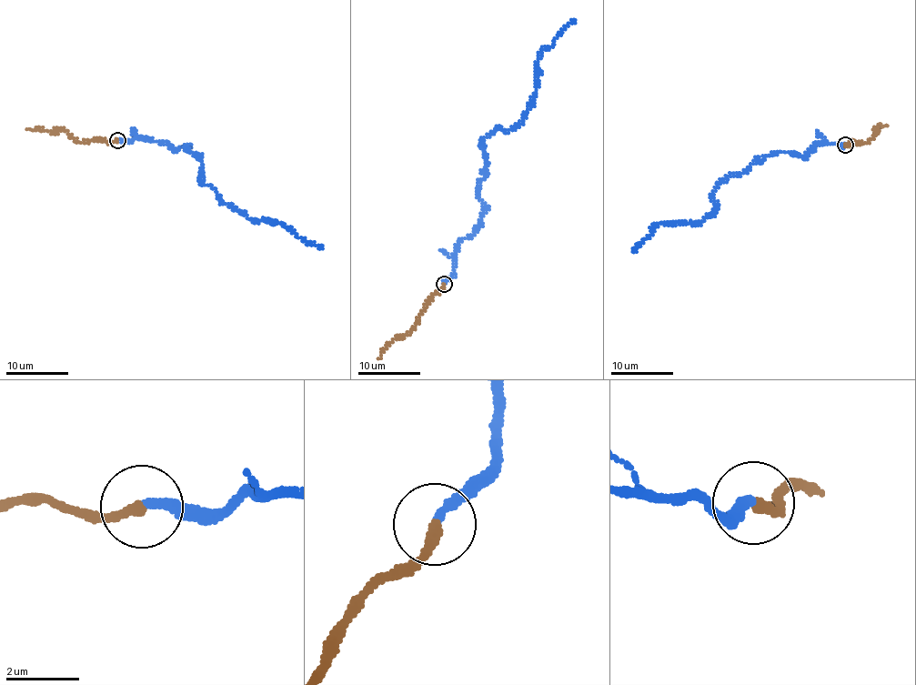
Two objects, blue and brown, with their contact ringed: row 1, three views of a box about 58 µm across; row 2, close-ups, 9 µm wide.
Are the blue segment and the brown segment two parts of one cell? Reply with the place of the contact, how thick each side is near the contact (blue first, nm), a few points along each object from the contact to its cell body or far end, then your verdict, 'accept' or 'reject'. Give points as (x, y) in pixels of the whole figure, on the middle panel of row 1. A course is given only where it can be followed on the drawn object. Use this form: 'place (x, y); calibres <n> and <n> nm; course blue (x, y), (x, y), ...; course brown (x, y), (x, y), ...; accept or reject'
place (444, 284); calibres 260 and 280 nm; course blue (444, 285), (458, 246), (481, 224), (482, 141), (522, 120), (539, 54), (575, 19); course brown (444, 285), (419, 317), (417, 324), (393, 339), (378, 357); reject

